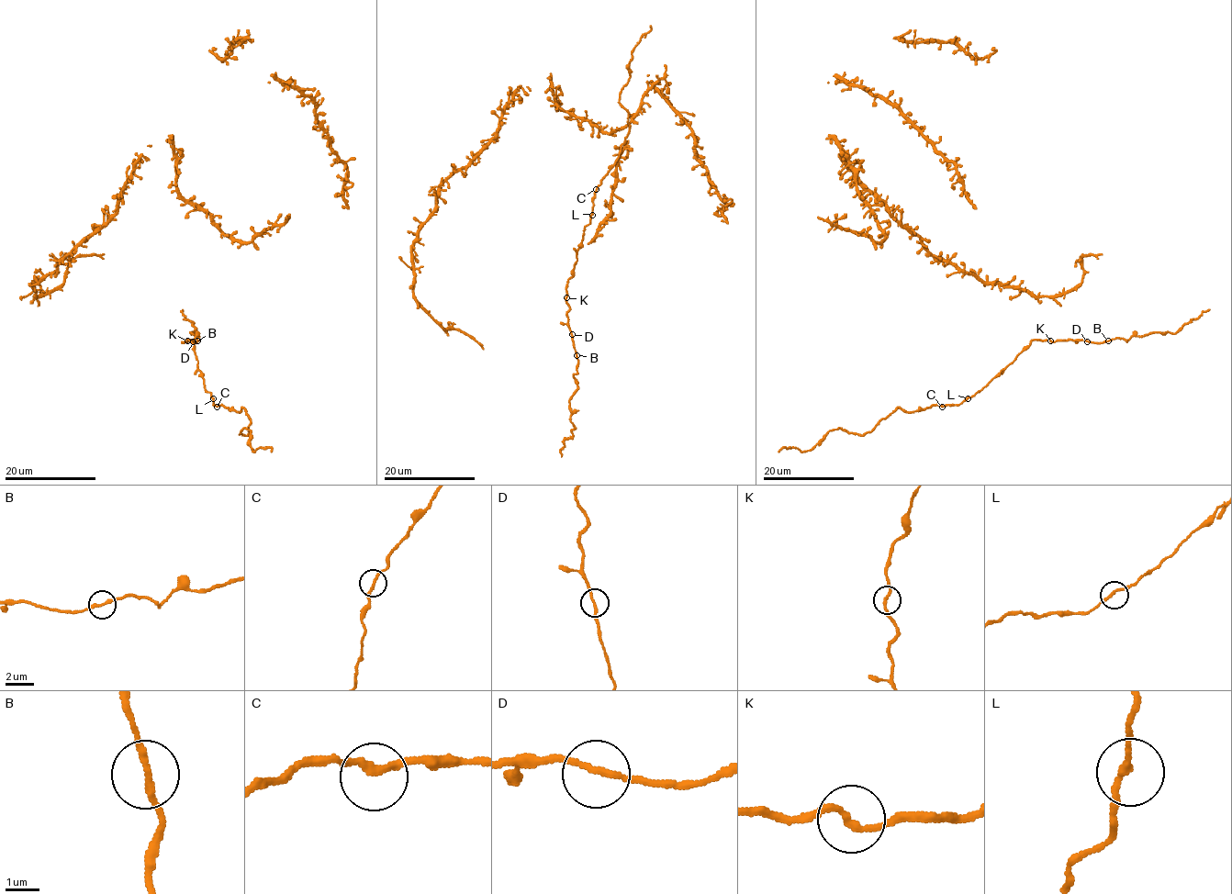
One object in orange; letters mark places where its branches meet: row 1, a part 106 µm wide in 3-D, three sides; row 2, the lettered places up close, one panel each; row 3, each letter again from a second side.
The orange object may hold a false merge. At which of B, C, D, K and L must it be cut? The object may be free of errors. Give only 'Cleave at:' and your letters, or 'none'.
Cleave at: B

